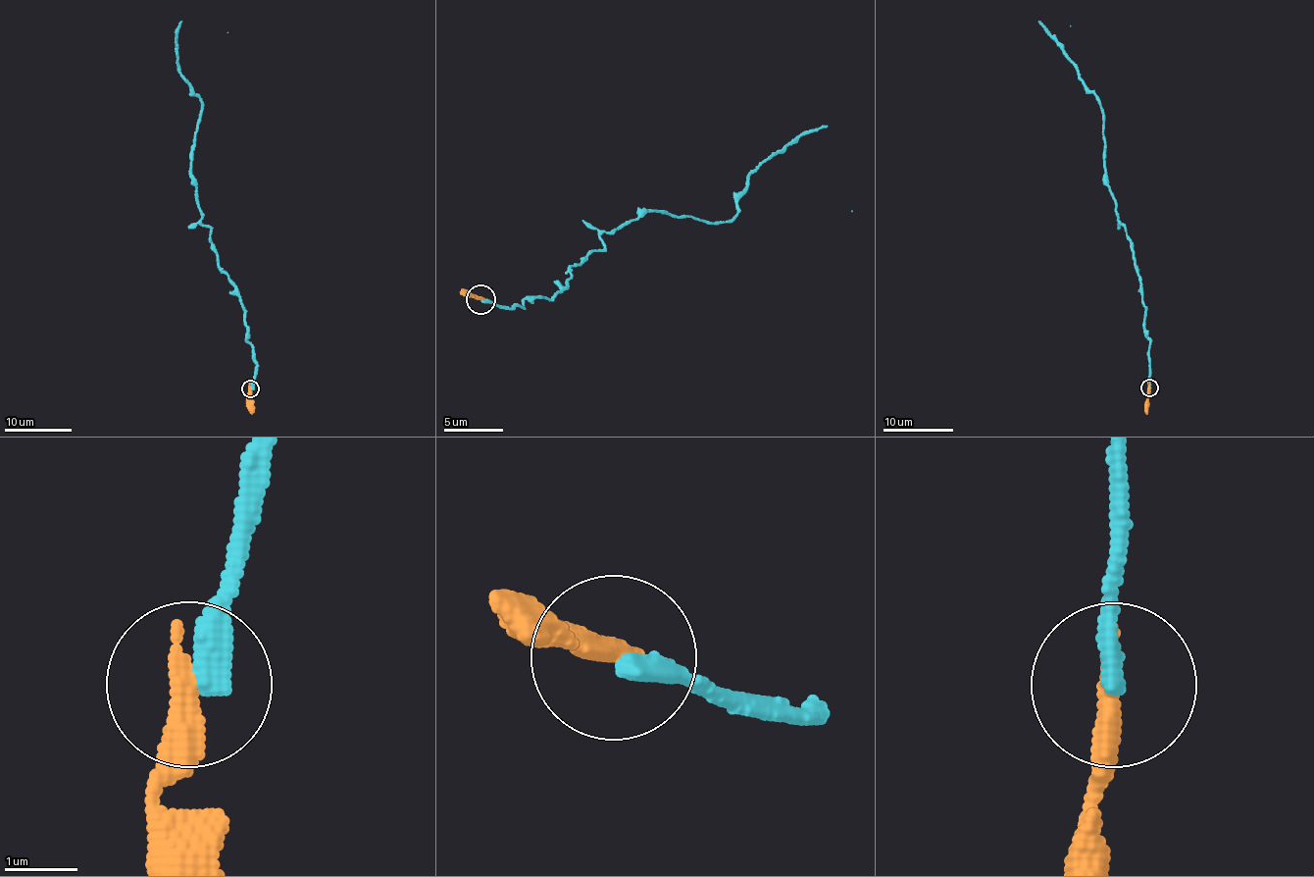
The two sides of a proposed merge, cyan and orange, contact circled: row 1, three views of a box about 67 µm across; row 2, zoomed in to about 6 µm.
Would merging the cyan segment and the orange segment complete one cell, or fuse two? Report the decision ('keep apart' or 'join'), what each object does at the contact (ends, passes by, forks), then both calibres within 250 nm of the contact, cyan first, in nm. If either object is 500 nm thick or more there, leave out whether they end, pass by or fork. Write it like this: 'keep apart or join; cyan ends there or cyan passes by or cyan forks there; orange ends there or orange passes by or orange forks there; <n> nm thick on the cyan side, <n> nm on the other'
keep apart; cyan ends there; orange ends there; 340 nm thick on the cyan side, 380 nm on the other

